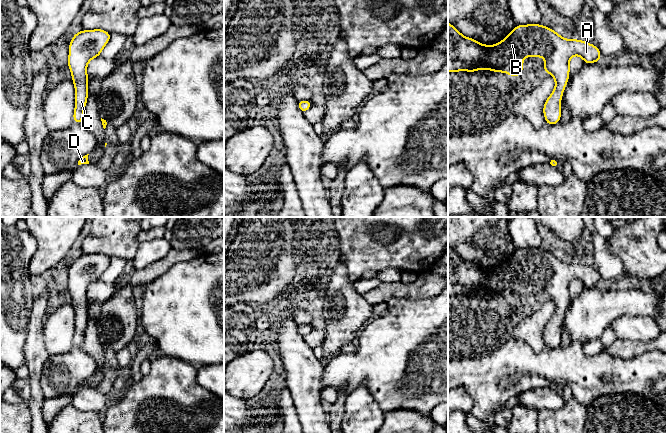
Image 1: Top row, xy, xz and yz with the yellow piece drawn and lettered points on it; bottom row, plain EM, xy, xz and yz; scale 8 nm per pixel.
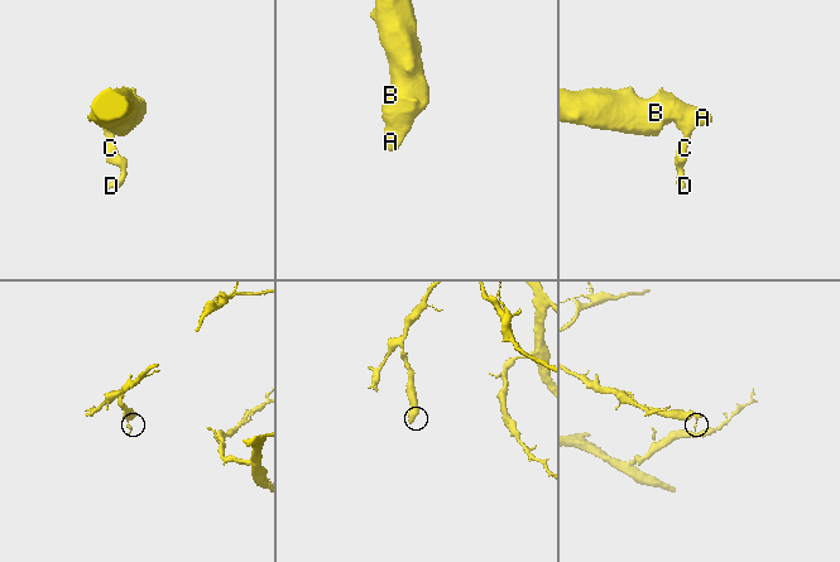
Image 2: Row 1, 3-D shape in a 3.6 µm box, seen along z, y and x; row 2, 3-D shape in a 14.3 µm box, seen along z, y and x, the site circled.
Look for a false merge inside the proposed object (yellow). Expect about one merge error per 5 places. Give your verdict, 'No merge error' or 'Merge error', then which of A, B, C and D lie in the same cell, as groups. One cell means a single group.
No merge error. Groups: A B C D

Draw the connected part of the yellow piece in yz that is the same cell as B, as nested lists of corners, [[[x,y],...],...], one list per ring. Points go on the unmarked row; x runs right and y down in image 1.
[[[448,246],[448,296],[466,294],[472,297],[478,293],[489,293],[492,296],[507,297],[516,302],[523,298],[524,281],[545,282],[543,297],[549,297],[555,303],[555,312],[543,330],[547,349],[560,347],[561,323],[569,304],[569,285],[574,279],[579,279],[585,288],[602,284],[597,270],[578,263],[565,263],[556,255],[541,248],[516,249],[512,256],[496,269],[483,269],[473,262],[465,261]]]

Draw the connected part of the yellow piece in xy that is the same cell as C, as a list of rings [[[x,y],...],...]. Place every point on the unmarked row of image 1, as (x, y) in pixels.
[[[103,253],[81,254],[73,259],[69,267],[68,291],[75,309],[75,333],[73,347],[82,348],[88,323],[87,288],[101,280],[112,258]]]

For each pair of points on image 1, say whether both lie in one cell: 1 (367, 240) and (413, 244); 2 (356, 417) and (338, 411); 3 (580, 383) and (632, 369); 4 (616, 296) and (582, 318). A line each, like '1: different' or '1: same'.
1: same
2: different
3: same
4: same

